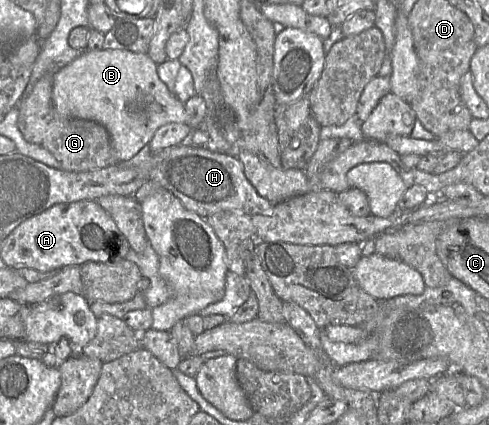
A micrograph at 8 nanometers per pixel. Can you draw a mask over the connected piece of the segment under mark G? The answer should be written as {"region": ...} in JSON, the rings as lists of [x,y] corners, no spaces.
{"region":[[[53,74],[42,76],[26,97],[17,104],[17,127],[23,138],[48,150],[60,164],[60,169],[86,172],[118,164],[111,147],[110,135],[101,124],[60,114],[52,101]]]}

